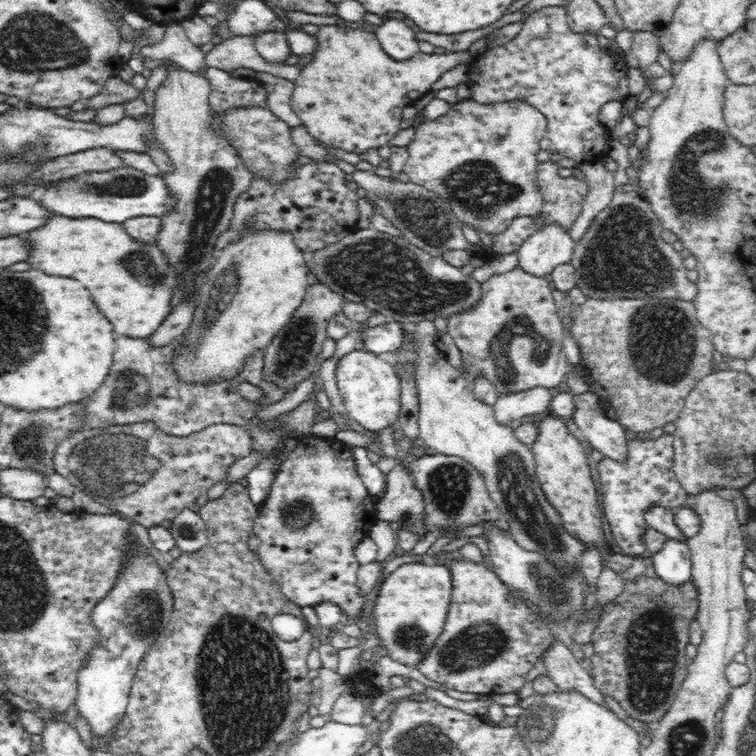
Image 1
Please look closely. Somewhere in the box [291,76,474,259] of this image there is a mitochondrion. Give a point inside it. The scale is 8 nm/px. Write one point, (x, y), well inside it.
(428, 220)

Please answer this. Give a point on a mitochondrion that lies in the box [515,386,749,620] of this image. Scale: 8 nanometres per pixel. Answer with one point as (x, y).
(713, 455)

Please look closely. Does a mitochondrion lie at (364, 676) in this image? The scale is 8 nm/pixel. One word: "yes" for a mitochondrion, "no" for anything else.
no

